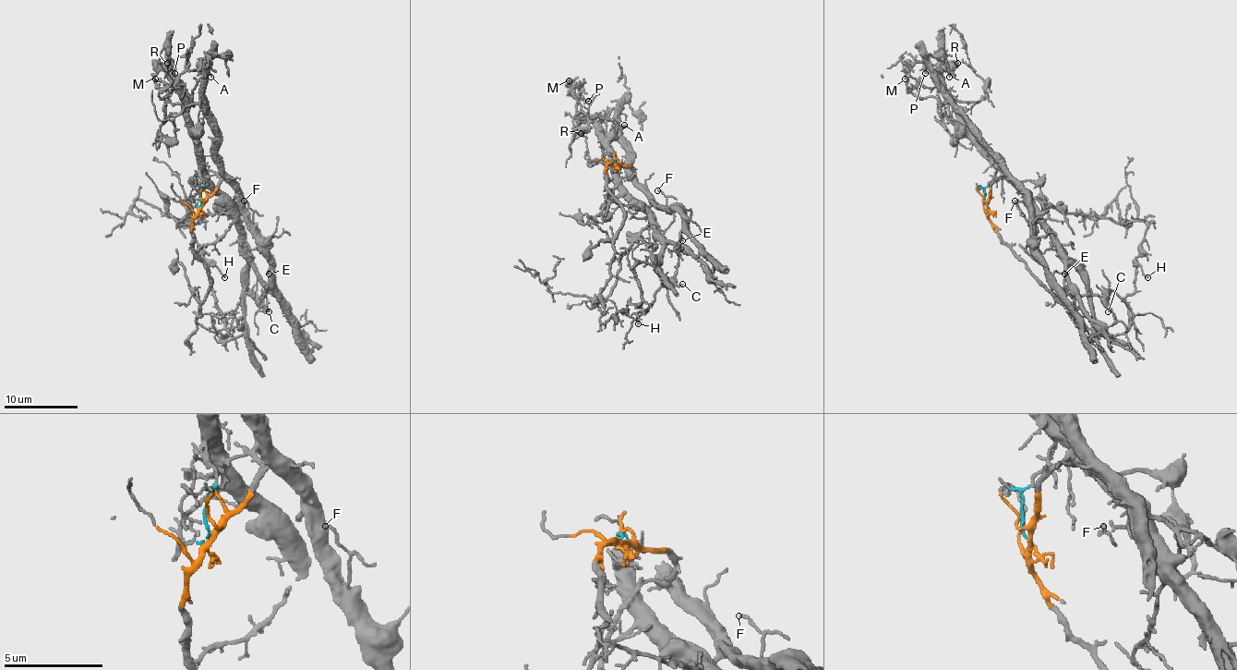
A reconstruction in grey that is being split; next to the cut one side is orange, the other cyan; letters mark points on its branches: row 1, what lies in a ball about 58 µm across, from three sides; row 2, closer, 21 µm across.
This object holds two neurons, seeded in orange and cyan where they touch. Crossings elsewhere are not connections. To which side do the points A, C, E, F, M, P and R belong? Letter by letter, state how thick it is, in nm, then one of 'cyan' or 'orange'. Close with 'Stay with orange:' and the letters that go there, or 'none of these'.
A: 150 nm thick; cyan
C: 120 nm thick; orange
E: 110 nm thick; orange
F: 120 nm thick; orange
M: 240 nm thick; cyan
P: 170 nm thick; cyan
R: 140 nm thick; cyan
Stay with orange: C, E, F

